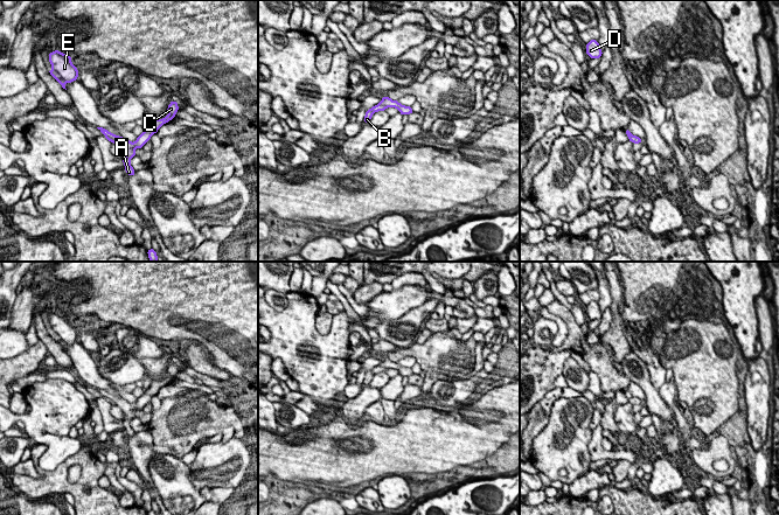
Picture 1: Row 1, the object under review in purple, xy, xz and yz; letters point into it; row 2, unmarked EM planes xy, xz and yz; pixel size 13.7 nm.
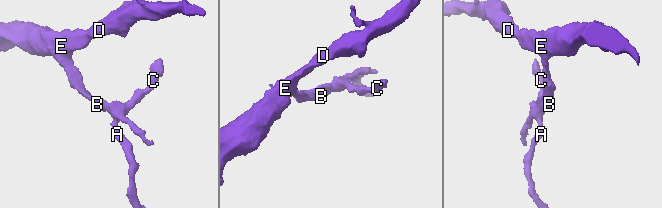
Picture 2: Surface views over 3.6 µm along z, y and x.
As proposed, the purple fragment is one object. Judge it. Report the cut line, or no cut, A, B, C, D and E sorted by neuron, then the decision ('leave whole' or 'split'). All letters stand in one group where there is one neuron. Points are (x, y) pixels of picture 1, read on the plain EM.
cut in xy along (53, 329), (65, 342); A C / B D E; split

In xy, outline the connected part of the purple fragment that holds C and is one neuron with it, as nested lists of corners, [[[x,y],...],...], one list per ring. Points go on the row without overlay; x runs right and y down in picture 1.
[[[172,362],[167,369],[167,373],[168,376],[165,380],[160,382],[153,380],[151,382],[149,388],[139,398],[137,398],[137,402],[134,404],[127,402],[124,398],[116,397],[114,395],[109,394],[106,390],[97,389],[104,397],[109,397],[110,399],[112,399],[116,403],[116,405],[120,408],[124,412],[125,419],[123,420],[123,425],[125,427],[125,433],[127,437],[133,438],[135,436],[135,432],[133,431],[130,424],[131,420],[135,418],[135,411],[142,410],[142,408],[148,402],[151,402],[151,398],[154,395],[158,395],[158,391],[164,385],[171,383],[175,378],[176,374],[179,373],[178,363]]]

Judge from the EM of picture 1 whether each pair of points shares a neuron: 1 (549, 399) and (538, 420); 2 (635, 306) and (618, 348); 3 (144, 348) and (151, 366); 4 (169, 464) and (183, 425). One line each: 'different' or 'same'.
1: same
2: different
3: different
4: different

